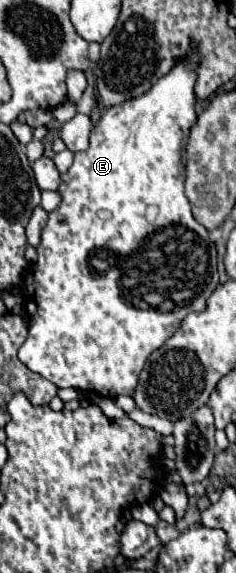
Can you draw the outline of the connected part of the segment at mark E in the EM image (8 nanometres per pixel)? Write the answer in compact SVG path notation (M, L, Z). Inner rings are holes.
M190 43L190 51L176 59L174 67L168 71L168 75L160 77L144 95L136 99L128 99L128 103L120 103L110 107L98 125L94 125L90 135L90 147L86 151L74 153L74 163L68 173L62 175L62 183L58 187L58 193L62 195L62 203L56 211L50 213L50 219L42 231L42 243L38 247L38 261L32 265L30 275L26 275L22 285L22 295L26 301L26 313L30 317L30 331L26 343L18 351L18 359L34 373L46 377L56 387L72 387L84 393L94 393L106 399L114 399L118 395L130 395L136 389L140 371L148 359L148 355L164 345L166 339L170 339L182 325L184 317L194 311L204 311L208 297L212 291L220 285L218 283L218 269L216 269L216 247L208 237L208 231L204 225L200 225L190 211L190 203L184 195L184 138L188 137L190 129L196 123L196 95L194 95L194 83L196 83L196 67L200 65L200 53L196 43ZM150 293L164 295L162 305L150 305L146 297Z

